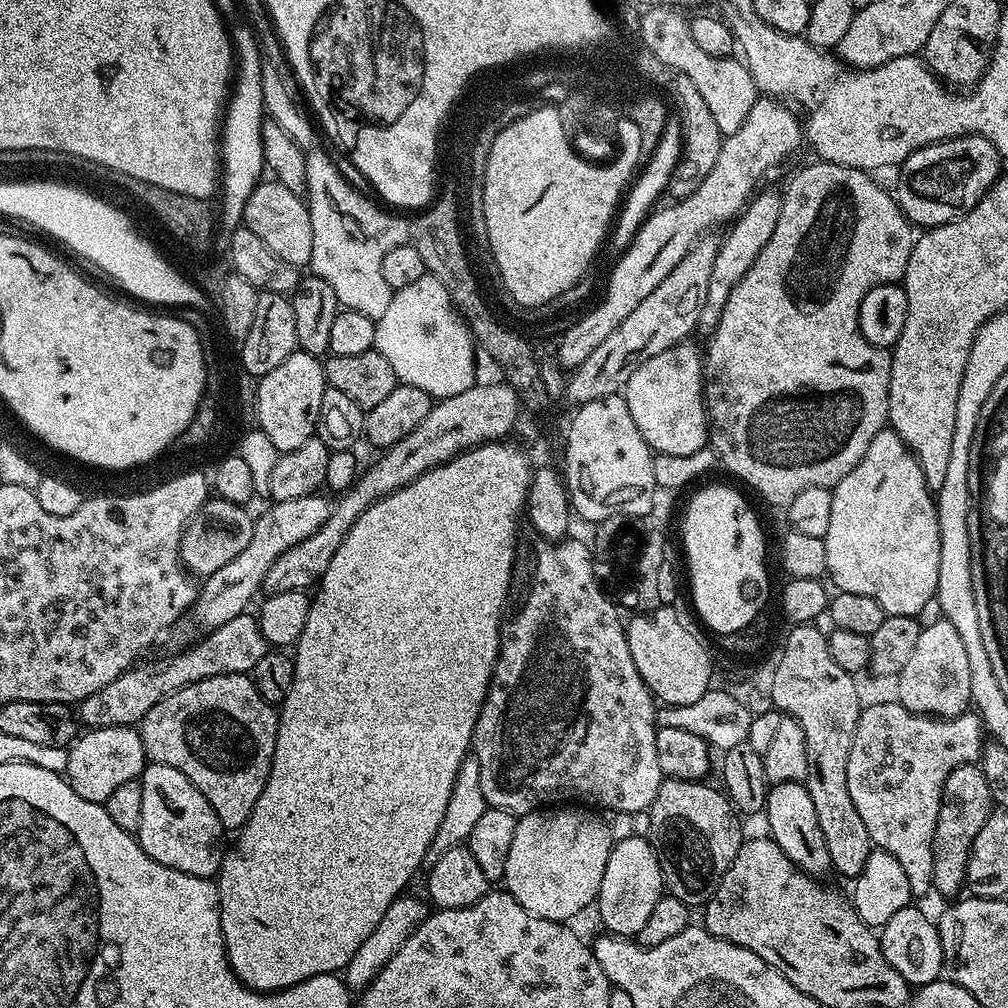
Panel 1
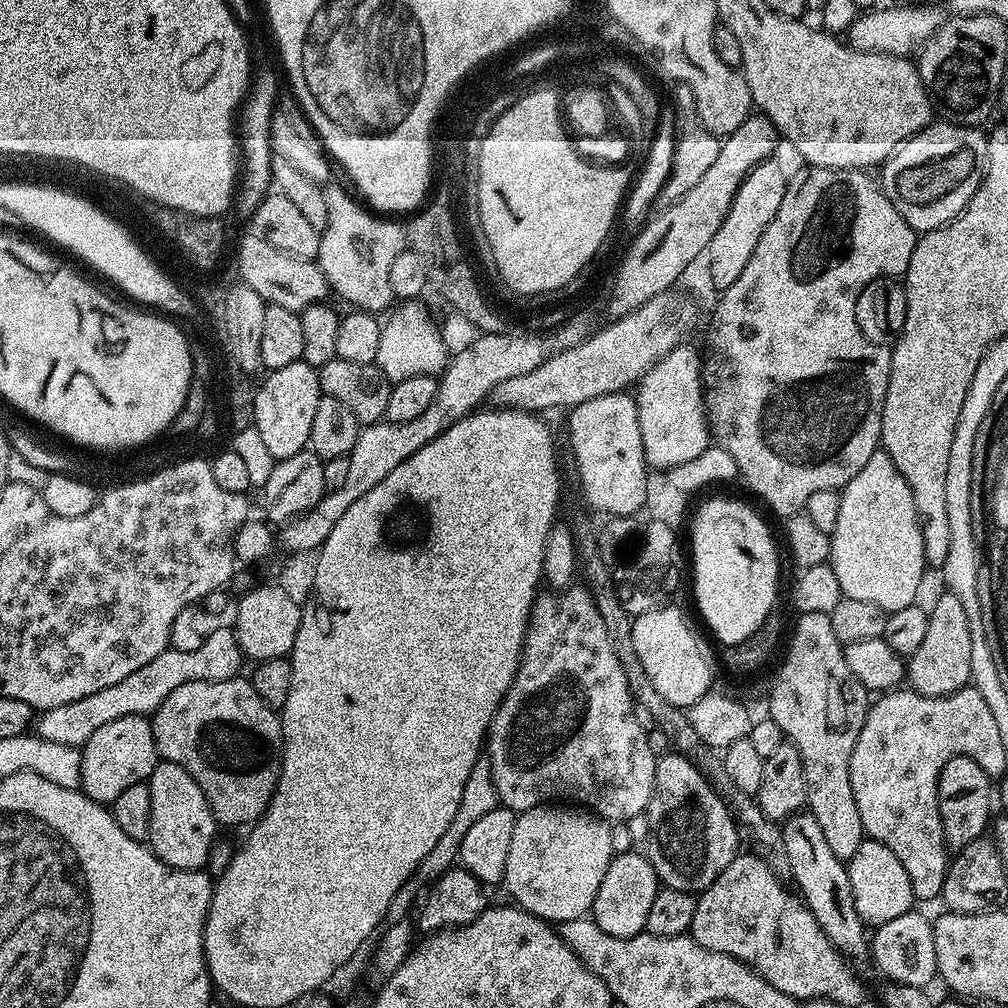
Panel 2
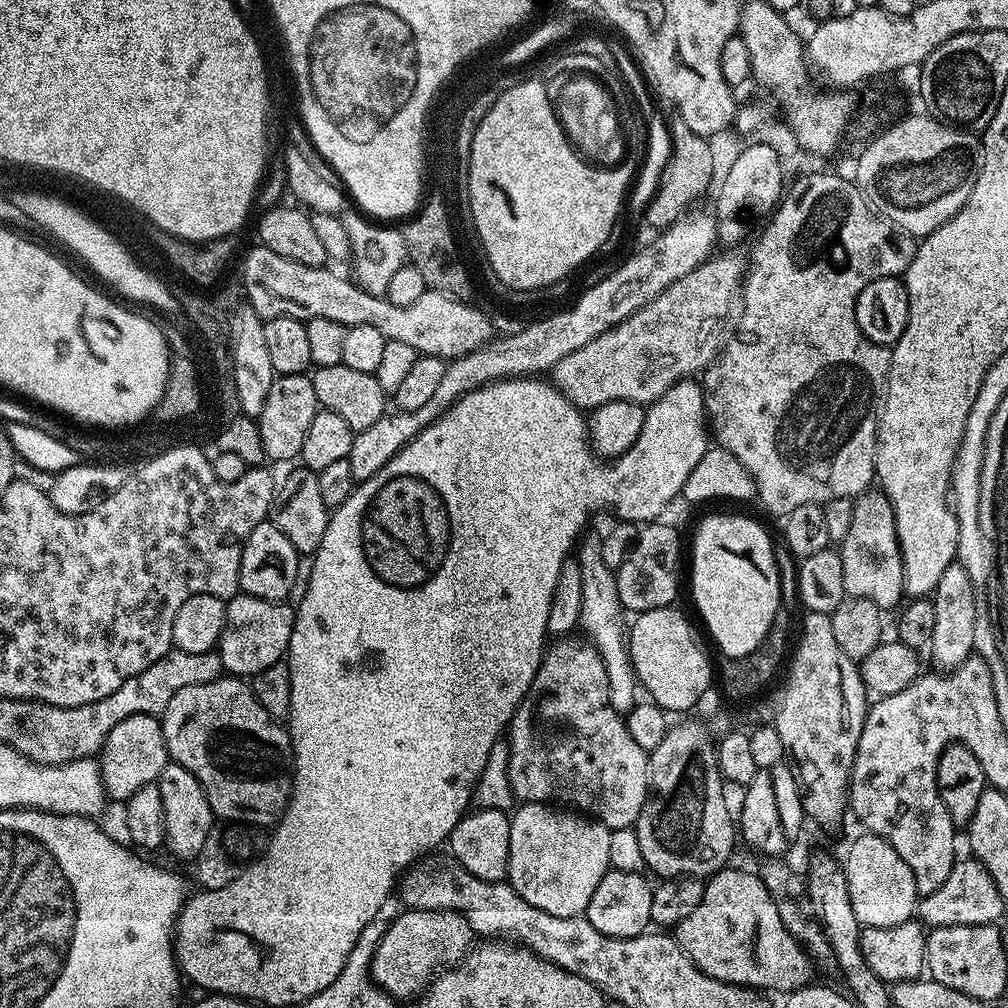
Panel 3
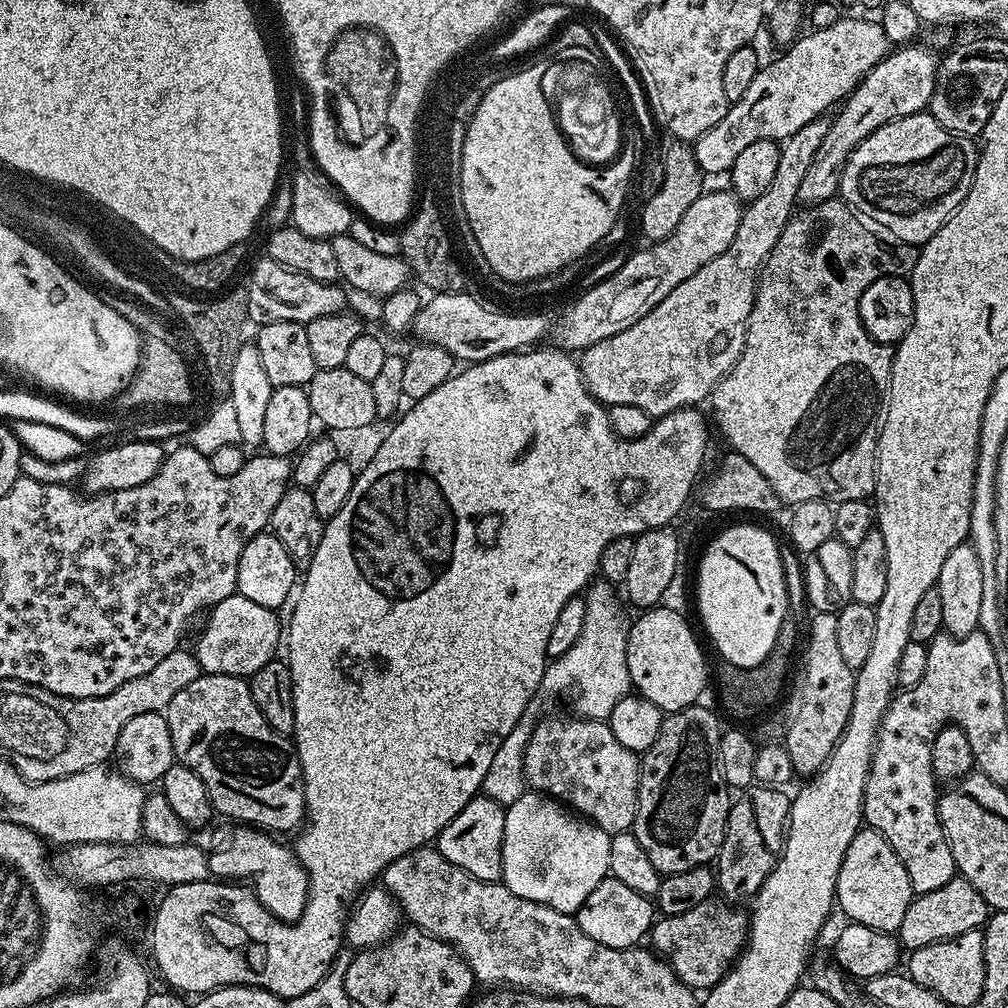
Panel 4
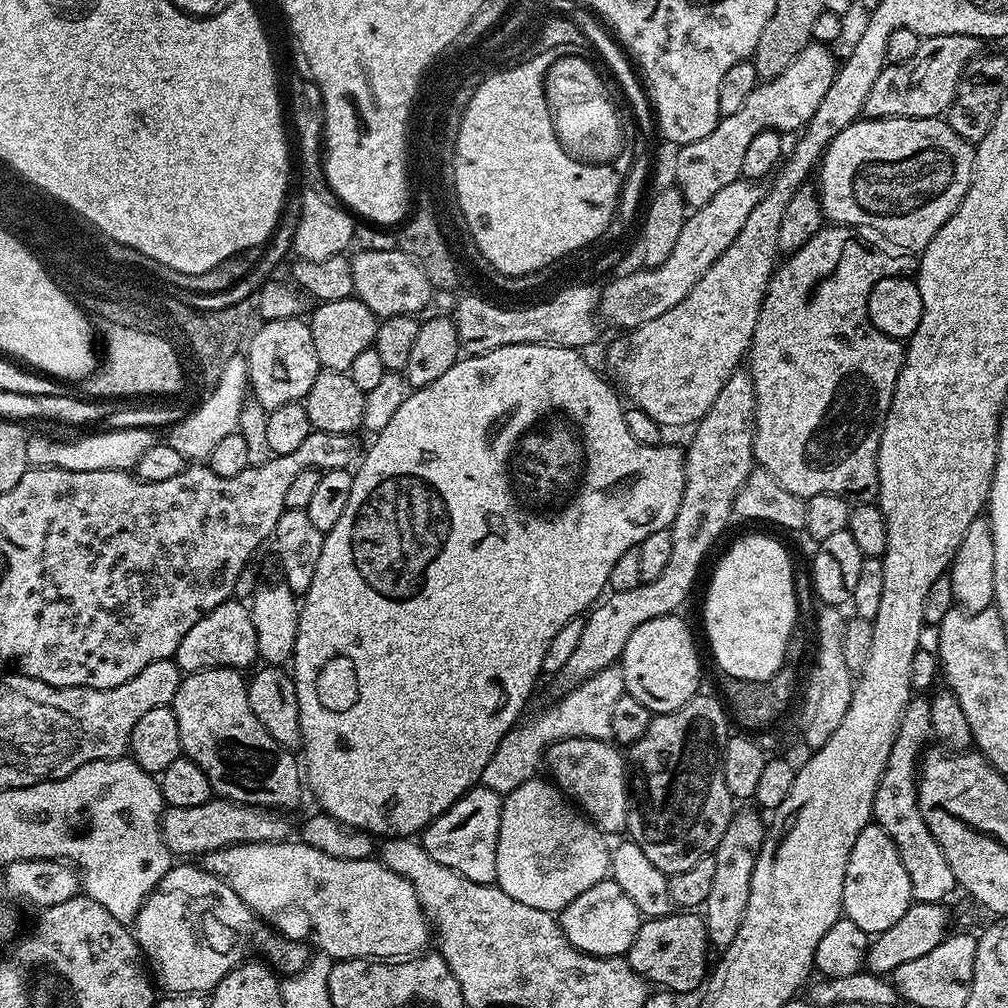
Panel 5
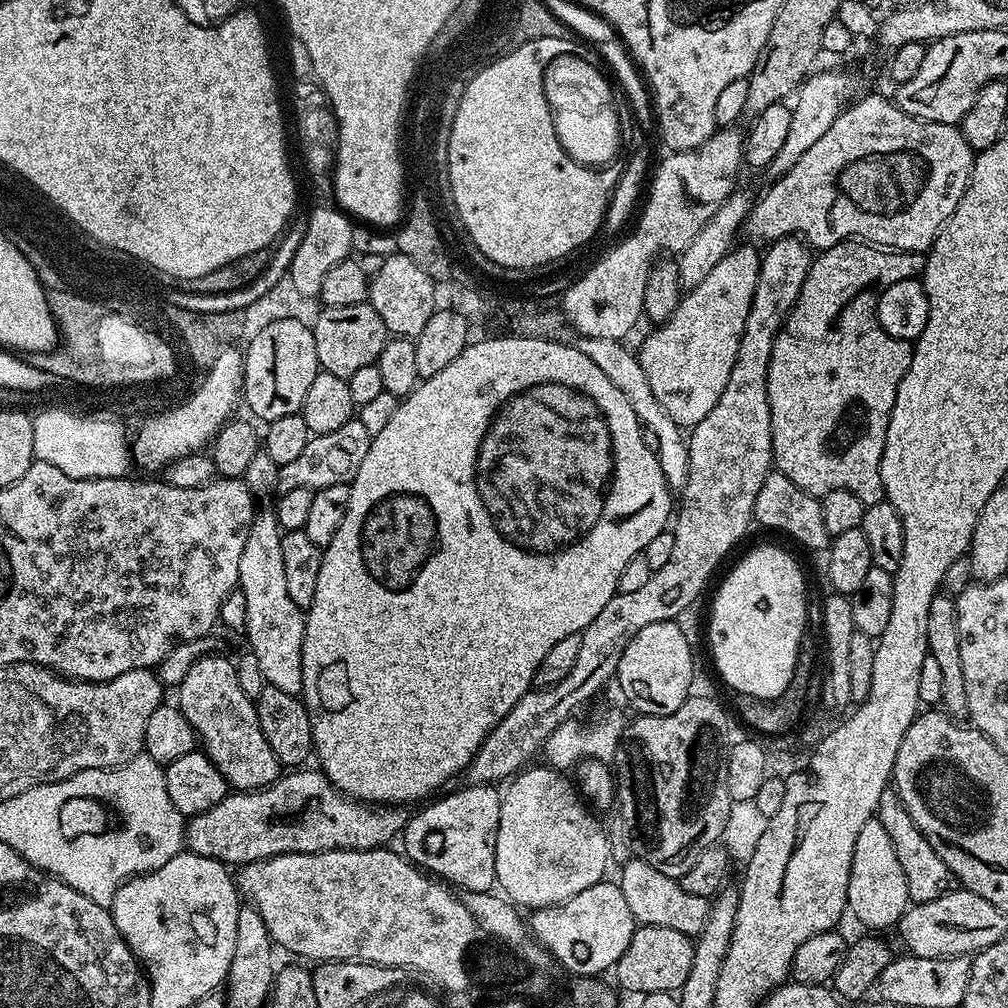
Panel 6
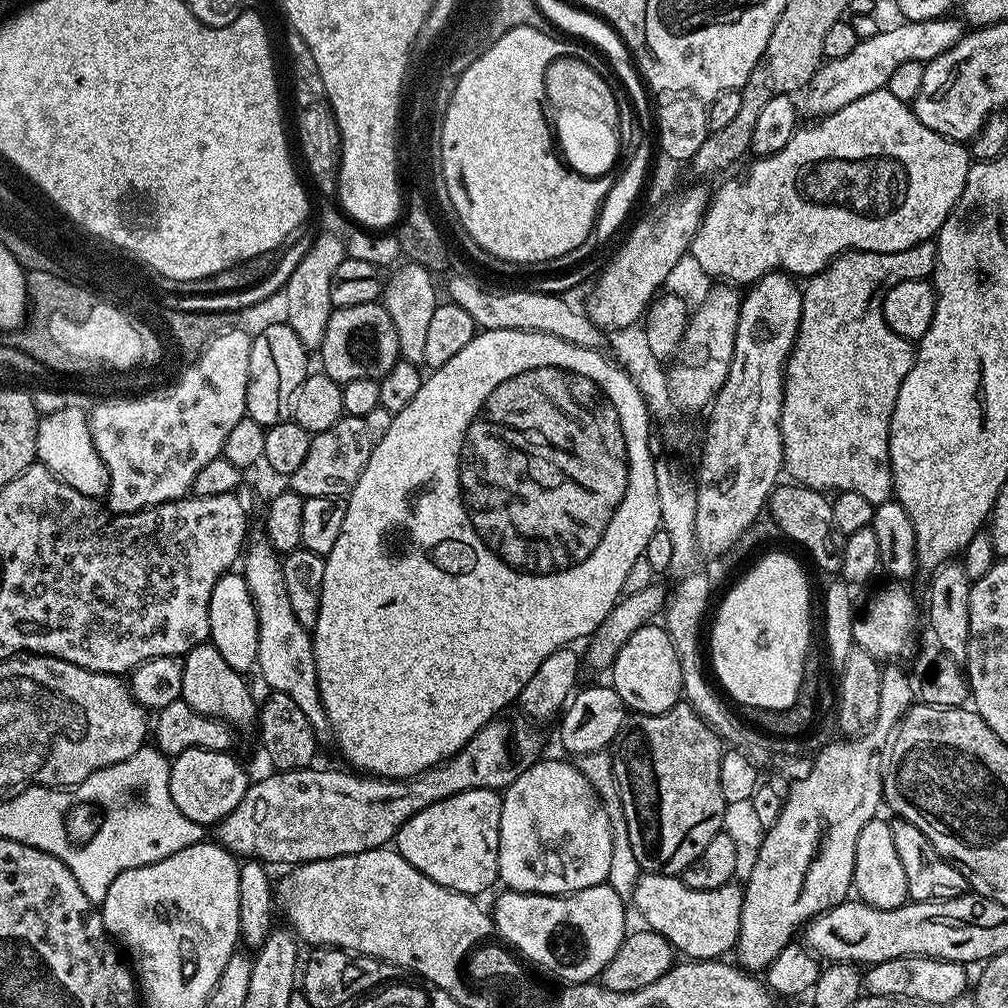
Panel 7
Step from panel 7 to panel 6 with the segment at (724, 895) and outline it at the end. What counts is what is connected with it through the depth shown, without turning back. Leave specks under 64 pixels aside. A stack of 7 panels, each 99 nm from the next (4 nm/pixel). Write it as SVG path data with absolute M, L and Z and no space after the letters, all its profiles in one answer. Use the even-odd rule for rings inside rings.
M629 858L625 864L619 865L620 877L618 883L625 896L627 904L630 906L630 914L636 919L637 925L643 926L670 926L670 930L680 930L682 934L690 937L697 937L700 931L704 929L704 923L708 920L709 897L690 894L682 890L679 879L675 876L662 874L662 870L654 870L650 862L639 858Z

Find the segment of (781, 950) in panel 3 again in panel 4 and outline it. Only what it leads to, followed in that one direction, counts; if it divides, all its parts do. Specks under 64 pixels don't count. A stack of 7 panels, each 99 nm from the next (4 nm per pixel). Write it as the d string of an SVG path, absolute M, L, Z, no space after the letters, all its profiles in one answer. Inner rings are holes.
M713 898L702 902L702 906L694 906L694 910L686 910L686 914L661 915L652 926L651 947L657 956L671 964L676 977L687 988L710 989L735 965L747 941L750 916L740 908L743 907Z

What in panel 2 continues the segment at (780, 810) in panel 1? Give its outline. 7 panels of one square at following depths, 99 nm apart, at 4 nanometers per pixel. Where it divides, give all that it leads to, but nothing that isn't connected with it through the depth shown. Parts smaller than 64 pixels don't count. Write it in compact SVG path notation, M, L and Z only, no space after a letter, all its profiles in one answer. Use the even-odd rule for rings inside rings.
M807 811L793 813L781 827L783 844L790 861L791 879L795 881L801 899L822 926L832 945L847 959L866 960L870 954L870 944L865 925L854 910L853 891L850 888L849 872L845 861L837 858L823 837L822 828Z

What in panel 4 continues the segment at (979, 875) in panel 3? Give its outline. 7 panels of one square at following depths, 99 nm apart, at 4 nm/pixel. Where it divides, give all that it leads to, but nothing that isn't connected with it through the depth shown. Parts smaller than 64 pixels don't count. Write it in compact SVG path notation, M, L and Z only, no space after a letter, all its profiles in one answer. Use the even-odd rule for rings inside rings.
M957 875L946 886L938 886L938 890L919 893L910 902L906 910L906 918L902 918L902 926L898 930L898 939L905 949L921 948L939 940L949 940L958 934L966 934L966 930L983 929L988 923L990 909L982 894Z

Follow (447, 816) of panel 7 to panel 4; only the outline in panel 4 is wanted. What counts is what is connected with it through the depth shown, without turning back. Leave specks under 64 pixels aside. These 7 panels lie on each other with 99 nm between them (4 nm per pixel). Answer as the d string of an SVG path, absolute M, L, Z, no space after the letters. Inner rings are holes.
M478 794L467 806L440 831L434 844L441 854L454 866L462 866L466 874L474 874L479 880L499 881L503 877L502 870L502 838L504 837L504 814L506 808L486 795Z

